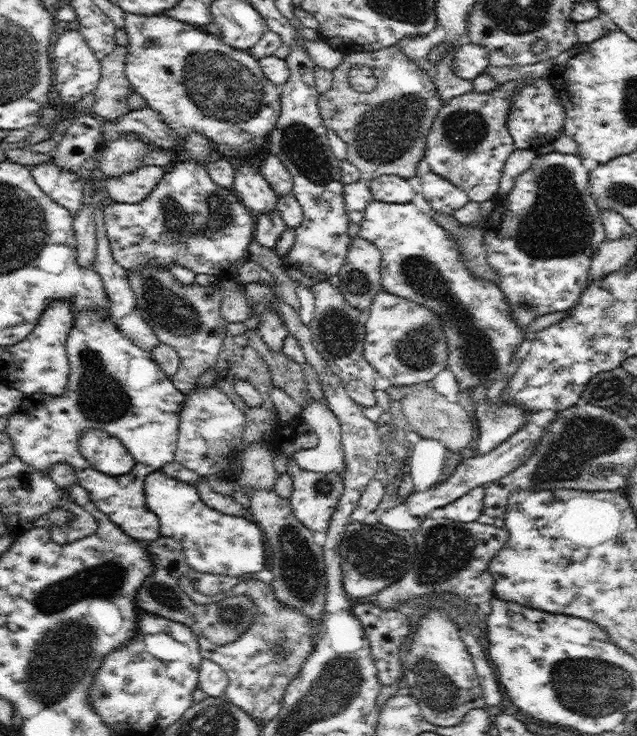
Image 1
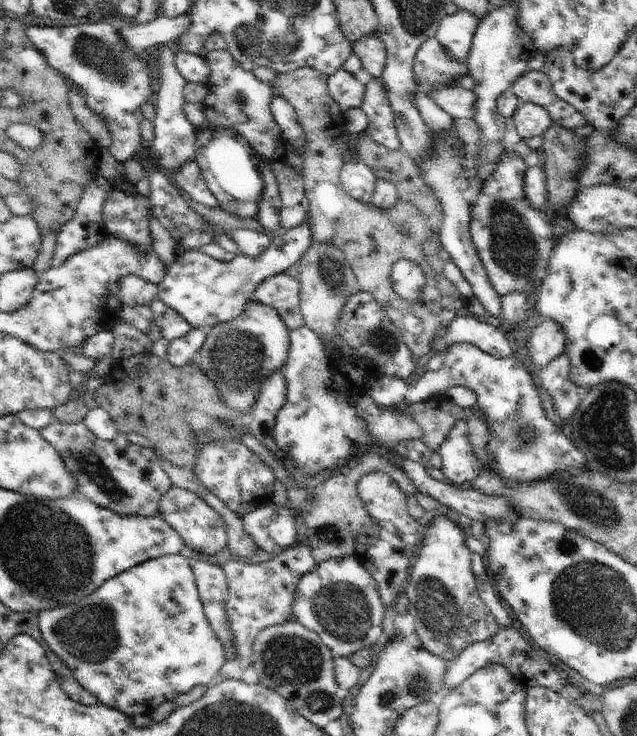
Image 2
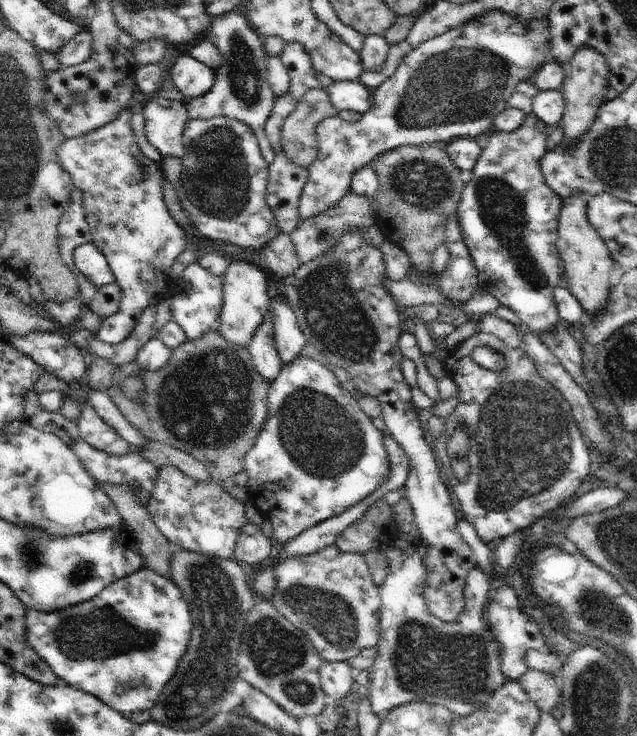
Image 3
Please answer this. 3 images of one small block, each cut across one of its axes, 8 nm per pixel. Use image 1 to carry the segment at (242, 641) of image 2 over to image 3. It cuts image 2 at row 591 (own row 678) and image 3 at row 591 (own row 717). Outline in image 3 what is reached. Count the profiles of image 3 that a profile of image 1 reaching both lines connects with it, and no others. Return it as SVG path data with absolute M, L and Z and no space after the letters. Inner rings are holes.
M384 436L384 448L386 448L386 454L388 454L388 462L390 462L390 478L378 488L372 492L372 494L368 494L364 500L360 502L356 502L352 508L345 510L342 514L333 516L324 522L320 522L320 524L314 525L312 528L305 530L300 534L300 536L296 536L292 542L283 546L281 550L279 550L278 556L275 557L274 562L268 566L268 568L257 569L255 571L255 577L249 582L249 585L252 588L252 592L254 592L255 601L261 602L262 600L266 601L272 598L272 594L274 594L274 588L276 588L276 574L274 574L274 568L276 568L276 564L280 564L284 558L296 558L296 556L306 556L308 554L312 554L318 550L322 550L324 547L332 546L336 542L336 538L338 538L339 534L342 534L348 526L350 526L356 520L360 520L370 508L372 508L372 504L374 502L380 502L380 500L384 499L387 494L390 494L393 490L398 490L398 488L404 487L404 483L406 482L408 476L408 470L410 470L410 461L408 460L408 456L404 450L402 450L402 446L394 440L392 437Z

